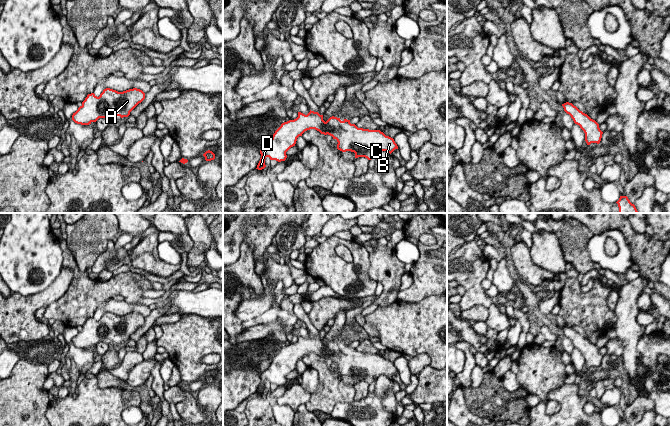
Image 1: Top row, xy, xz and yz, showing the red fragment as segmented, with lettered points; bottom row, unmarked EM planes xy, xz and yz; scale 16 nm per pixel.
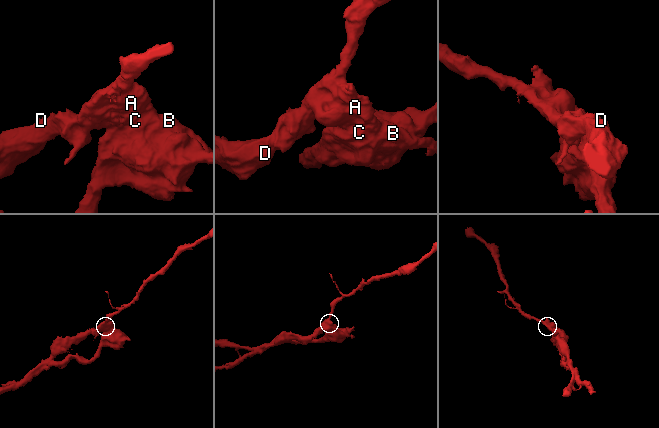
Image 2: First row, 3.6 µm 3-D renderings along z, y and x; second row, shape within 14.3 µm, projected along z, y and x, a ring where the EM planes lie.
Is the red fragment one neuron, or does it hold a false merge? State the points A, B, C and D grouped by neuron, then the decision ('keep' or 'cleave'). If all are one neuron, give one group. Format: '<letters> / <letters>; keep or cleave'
A B C D; keep

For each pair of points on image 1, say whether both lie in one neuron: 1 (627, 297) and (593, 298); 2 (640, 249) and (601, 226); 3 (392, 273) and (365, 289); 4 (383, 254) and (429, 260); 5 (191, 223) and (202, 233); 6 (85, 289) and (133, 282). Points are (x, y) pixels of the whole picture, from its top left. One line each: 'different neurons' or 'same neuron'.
1: different neurons
2: same neuron
3: different neurons
4: different neurons
5: same neuron
6: same neuron

